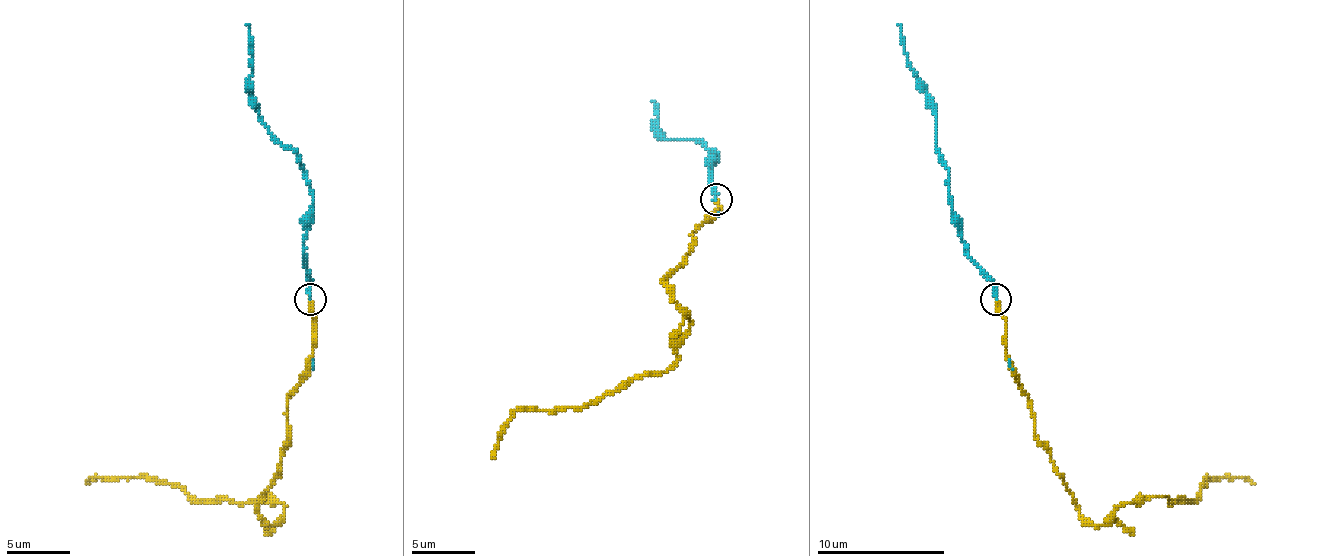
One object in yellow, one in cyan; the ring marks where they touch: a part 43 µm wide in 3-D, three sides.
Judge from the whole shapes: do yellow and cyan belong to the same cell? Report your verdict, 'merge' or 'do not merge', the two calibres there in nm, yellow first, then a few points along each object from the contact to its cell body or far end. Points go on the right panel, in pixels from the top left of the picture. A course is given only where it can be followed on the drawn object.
merge; calibres 240 and 200 nm; course yellow (996, 299), (1006, 359), (1076, 509), (1102, 525), (1121, 506), (1194, 500), (1207, 477), (1255, 484); course cyan (996, 299), (993, 280), (968, 254), (942, 158), (936, 149), (932, 104), (907, 59), (897, 24)

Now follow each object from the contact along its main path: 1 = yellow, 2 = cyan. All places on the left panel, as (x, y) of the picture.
1: (309, 299), (313, 359), (287, 401), (281, 471), (258, 509), (271, 525), (284, 506), (271, 496), (86, 484)
2: (309, 299), (303, 254), (313, 197), (300, 158), (258, 114), (258, 104), (249, 91), (252, 59), (246, 24)

